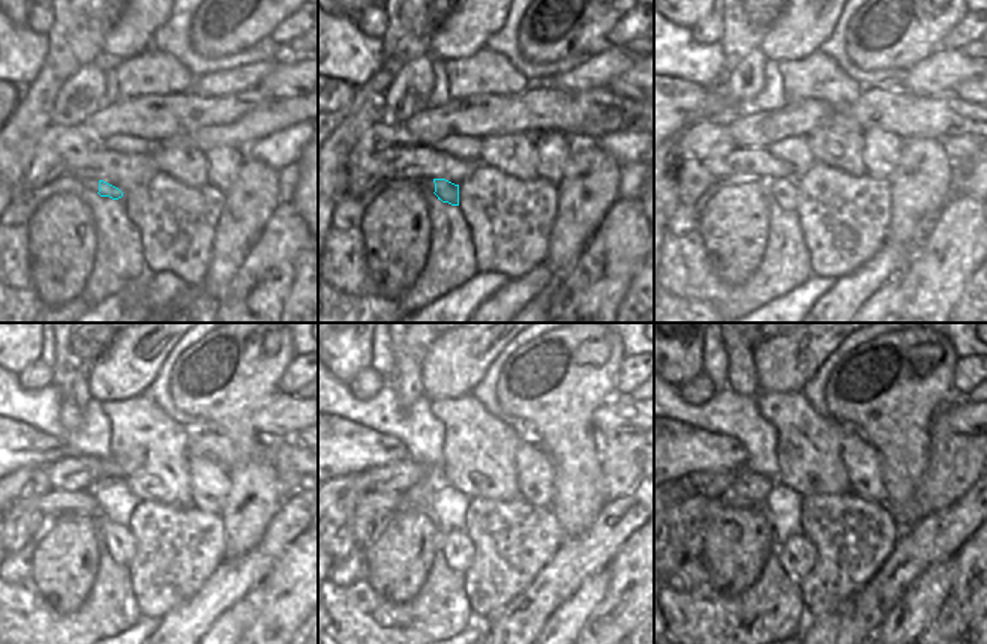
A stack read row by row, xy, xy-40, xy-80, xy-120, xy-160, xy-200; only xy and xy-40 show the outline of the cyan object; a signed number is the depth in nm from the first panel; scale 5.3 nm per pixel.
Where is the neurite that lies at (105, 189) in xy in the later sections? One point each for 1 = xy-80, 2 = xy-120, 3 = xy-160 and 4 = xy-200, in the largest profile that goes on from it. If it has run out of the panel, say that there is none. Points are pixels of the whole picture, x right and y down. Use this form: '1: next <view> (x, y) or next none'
1: next xy-80 (783, 191)
2: next xy-120 (117, 539)
3: next xy-160 (458, 550)
4: next xy-200 (797, 556)

